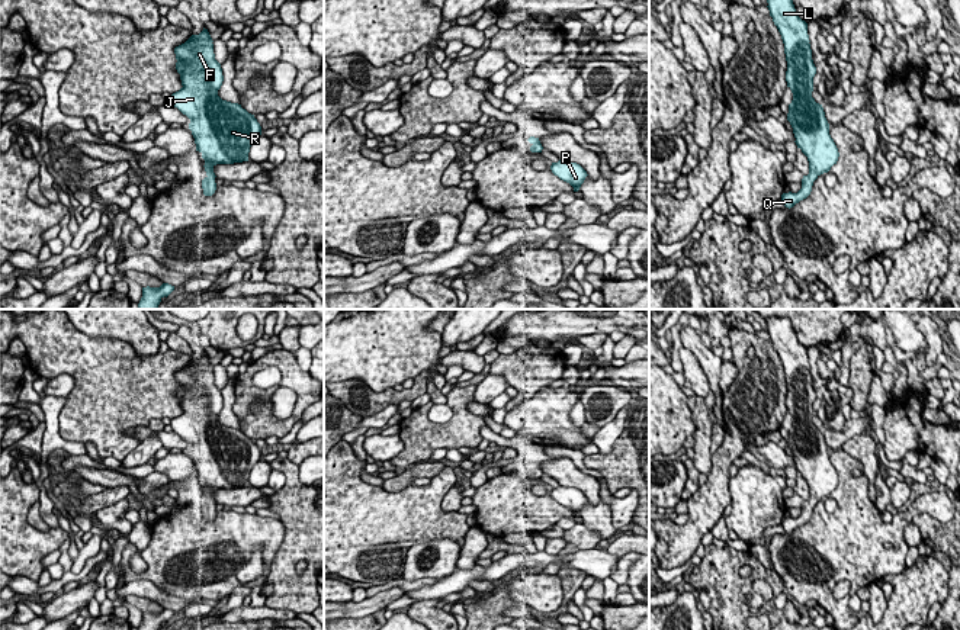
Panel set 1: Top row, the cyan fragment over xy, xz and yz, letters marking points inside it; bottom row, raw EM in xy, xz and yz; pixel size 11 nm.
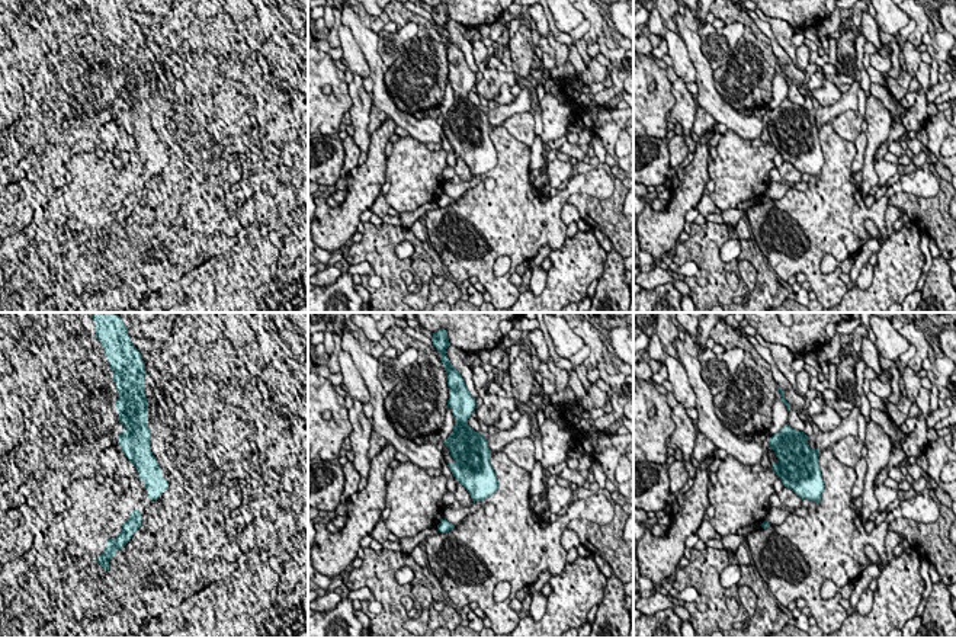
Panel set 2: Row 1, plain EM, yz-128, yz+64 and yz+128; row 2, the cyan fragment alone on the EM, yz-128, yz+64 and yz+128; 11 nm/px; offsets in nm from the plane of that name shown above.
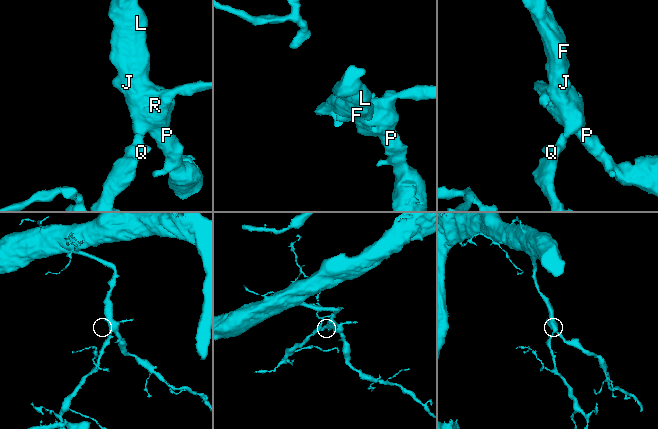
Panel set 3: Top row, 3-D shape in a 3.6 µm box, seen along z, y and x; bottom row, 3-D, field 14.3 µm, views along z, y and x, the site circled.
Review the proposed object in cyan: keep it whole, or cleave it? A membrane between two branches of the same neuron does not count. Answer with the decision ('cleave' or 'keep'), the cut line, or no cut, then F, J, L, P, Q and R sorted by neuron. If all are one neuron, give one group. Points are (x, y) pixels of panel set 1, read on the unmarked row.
keep; cut none; groups F J L P Q R

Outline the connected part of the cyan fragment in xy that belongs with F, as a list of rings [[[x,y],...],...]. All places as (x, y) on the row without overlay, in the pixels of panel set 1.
[[[203,353],[199,360],[192,360],[174,373],[176,395],[183,412],[170,421],[173,431],[190,444],[189,454],[196,476],[205,485],[205,521],[212,521],[216,515],[213,492],[248,486],[250,472],[261,460],[254,440],[218,421],[224,401],[212,367]]]

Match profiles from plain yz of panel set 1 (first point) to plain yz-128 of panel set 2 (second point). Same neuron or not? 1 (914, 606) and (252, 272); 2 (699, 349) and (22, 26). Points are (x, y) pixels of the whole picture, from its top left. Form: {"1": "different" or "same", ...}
{"1": "same", "2": "different"}

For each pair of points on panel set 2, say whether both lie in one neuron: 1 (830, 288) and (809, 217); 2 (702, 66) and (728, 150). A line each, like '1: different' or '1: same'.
1: same
2: different

